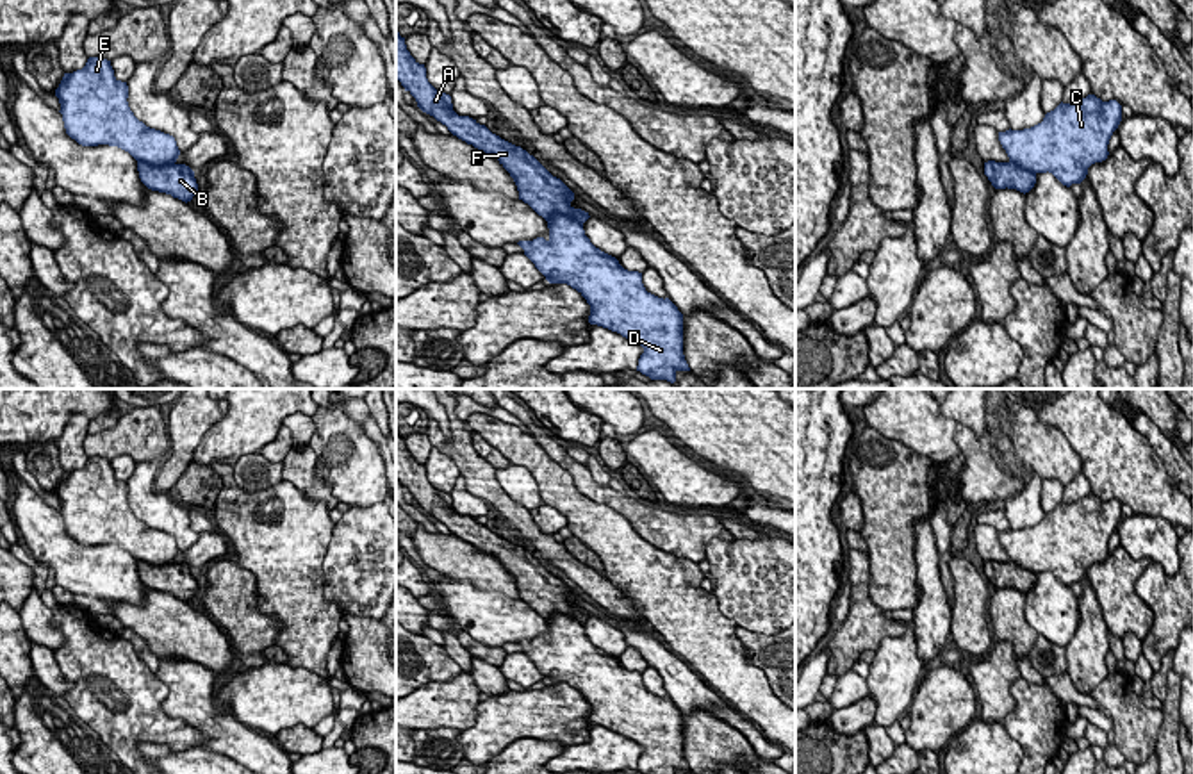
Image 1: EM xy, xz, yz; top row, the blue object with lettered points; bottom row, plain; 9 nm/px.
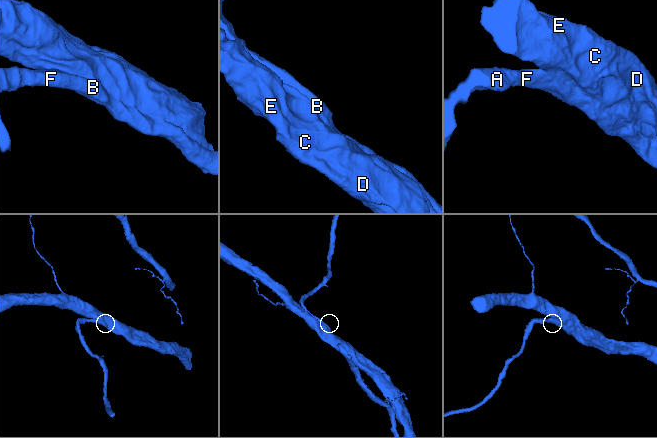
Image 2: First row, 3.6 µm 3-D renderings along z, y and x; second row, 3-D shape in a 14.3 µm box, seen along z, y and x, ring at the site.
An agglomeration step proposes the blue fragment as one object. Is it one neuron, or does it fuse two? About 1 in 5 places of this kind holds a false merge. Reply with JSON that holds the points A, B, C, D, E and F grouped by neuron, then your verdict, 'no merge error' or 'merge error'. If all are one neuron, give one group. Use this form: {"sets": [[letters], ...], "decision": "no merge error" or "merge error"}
{"sets": [["A", "B", "C", "D", "E", "F"]], "decision": "no merge error"}

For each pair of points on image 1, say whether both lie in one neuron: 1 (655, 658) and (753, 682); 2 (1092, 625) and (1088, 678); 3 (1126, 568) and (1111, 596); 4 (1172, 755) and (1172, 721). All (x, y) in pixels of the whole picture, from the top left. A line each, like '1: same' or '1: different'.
1: different
2: same
3: same
4: same

